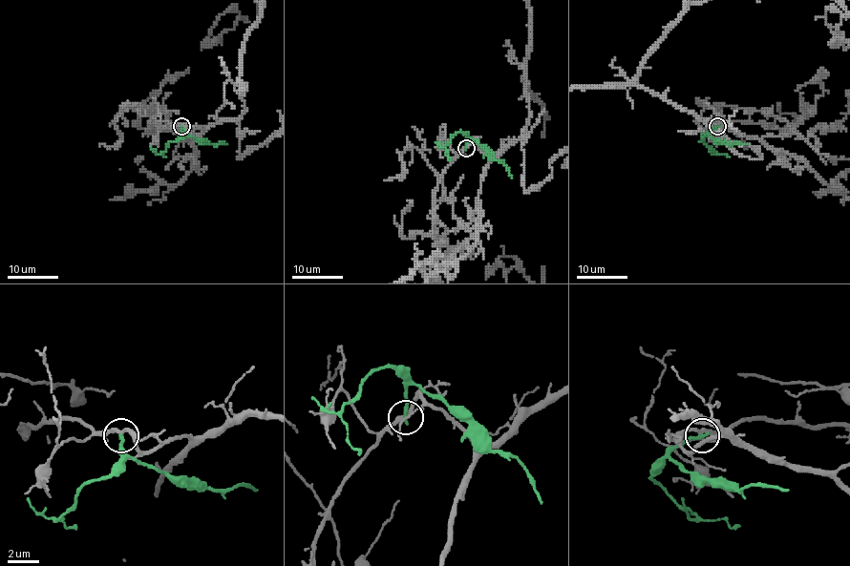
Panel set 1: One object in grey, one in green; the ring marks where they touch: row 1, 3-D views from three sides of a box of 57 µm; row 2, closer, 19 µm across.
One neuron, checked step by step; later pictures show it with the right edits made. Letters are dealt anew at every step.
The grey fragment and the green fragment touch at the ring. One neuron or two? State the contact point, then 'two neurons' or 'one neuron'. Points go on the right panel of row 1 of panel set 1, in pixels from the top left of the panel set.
place (717, 126); two neurons

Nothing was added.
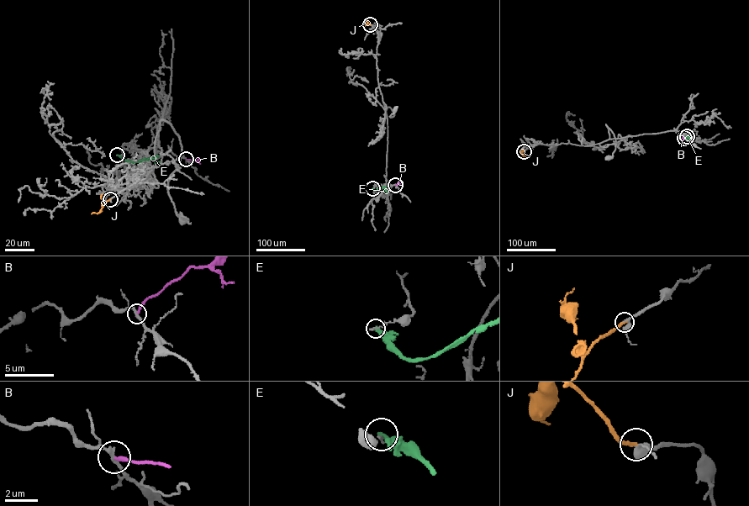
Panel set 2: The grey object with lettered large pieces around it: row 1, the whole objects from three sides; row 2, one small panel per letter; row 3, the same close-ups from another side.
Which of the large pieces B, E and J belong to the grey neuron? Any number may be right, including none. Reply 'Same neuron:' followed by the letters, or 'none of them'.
Same neuron: J

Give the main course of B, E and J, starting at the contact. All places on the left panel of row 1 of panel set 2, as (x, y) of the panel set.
B: (186, 159), (200, 164)
E: (117, 155), (131, 162), (152, 158), (159, 162)
J: (110, 199), (100, 212), (91, 213)

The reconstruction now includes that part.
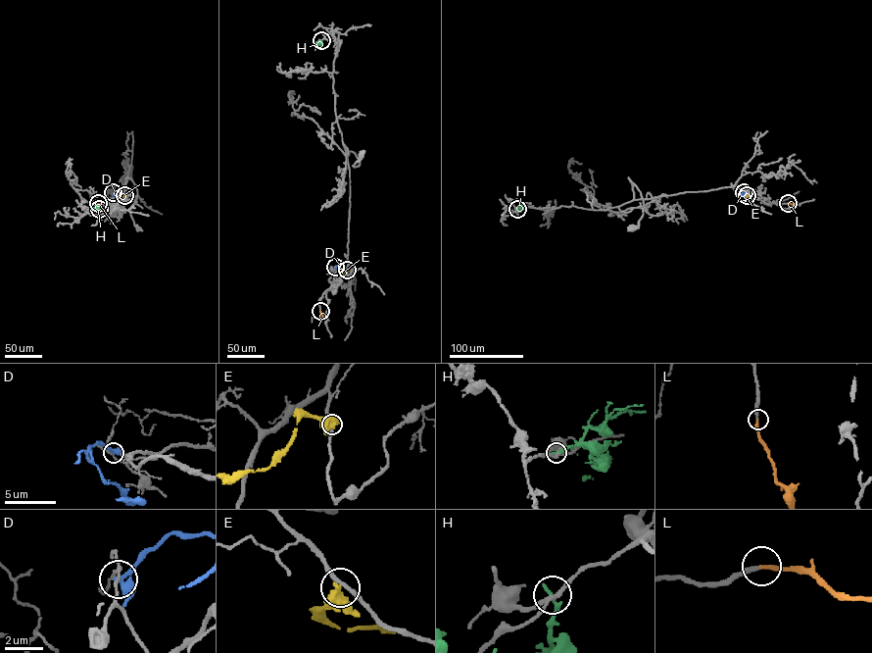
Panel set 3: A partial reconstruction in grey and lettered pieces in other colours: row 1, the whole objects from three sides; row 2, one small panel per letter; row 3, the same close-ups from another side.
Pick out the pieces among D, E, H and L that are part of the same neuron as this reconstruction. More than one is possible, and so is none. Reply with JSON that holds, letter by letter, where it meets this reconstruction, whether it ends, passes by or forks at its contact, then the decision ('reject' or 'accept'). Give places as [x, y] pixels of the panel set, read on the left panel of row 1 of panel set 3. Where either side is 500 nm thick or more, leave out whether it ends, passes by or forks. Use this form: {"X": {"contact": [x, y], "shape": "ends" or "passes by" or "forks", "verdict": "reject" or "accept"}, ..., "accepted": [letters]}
{"D": {"contact": [113, 192], "shape": "passes by", "verdict": "reject"}, "E": {"contact": [124, 195], "verdict": "reject"}, "H": {"contact": [99, 209], "shape": "ends", "verdict": "reject"}, "L": {"contact": [98, 203], "shape": "ends", "verdict": "accept"}, "accepted": ["L"]}

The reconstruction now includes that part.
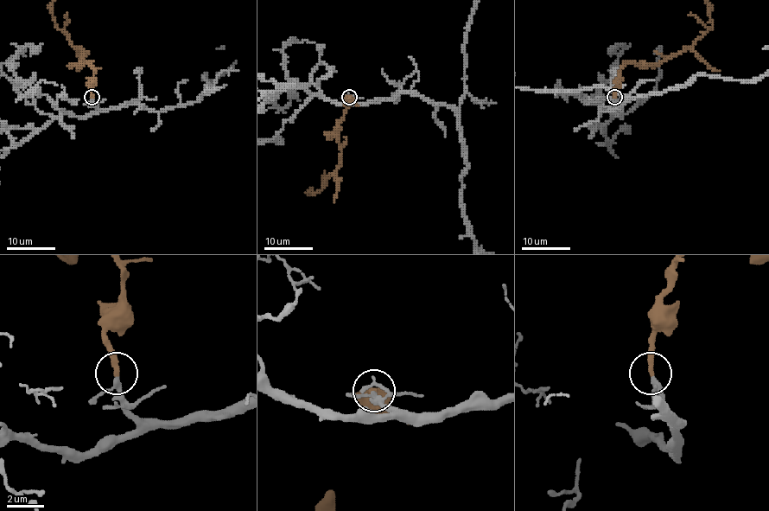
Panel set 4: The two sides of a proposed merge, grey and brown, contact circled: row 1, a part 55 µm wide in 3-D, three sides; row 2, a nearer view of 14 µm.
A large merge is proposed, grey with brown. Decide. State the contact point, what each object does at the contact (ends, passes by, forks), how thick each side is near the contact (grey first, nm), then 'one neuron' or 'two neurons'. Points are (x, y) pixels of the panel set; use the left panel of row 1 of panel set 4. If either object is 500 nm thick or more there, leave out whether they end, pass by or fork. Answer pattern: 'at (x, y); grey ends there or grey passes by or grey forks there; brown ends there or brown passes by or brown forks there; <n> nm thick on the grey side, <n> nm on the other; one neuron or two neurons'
at (92, 97); grey passes by; brown ends there; 200 nm thick on the grey side, 320 nm on the other; one neuron

